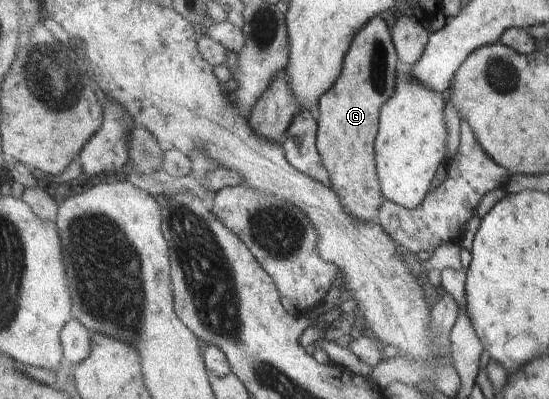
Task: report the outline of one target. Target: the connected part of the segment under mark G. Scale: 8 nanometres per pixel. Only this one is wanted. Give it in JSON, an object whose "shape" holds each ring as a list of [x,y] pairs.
{"shape":[[[374,17],[354,37],[346,55],[342,75],[334,87],[320,97],[317,148],[332,185],[346,211],[359,220],[375,222],[387,198],[378,177],[375,144],[379,132],[381,109],[394,95],[398,57],[390,27],[382,17]]]}

